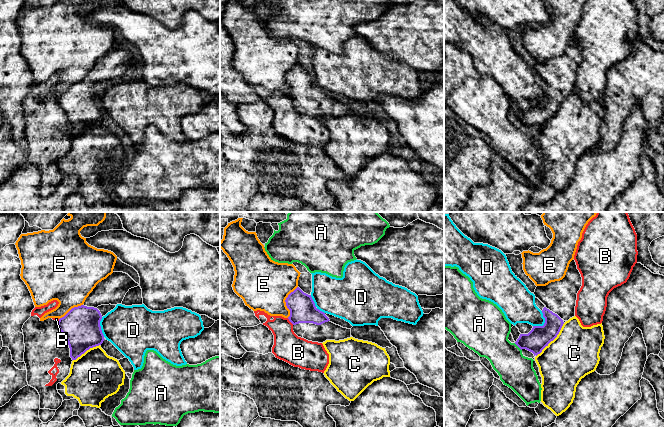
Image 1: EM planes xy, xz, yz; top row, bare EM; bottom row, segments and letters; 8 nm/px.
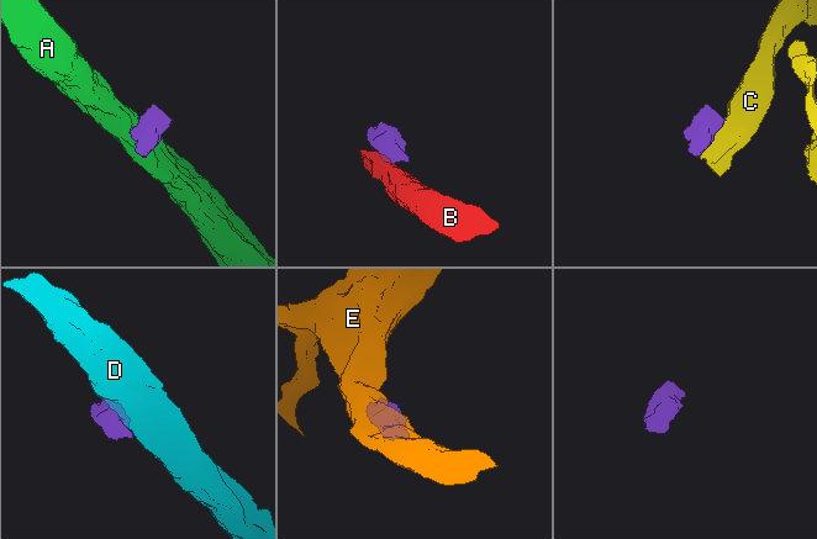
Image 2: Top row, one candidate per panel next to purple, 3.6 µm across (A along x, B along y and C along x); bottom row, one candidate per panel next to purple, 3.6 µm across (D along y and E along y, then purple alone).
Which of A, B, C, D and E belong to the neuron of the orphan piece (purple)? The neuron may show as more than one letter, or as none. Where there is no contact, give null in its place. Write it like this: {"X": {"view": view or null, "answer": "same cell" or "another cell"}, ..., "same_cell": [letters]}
{"A": {"view": "yz", "answer": "another cell"}, "B": {"view": "xz", "answer": "another cell"}, "C": {"view": "yz", "answer": "another cell"}, "D": {"view": "yz", "answer": "another cell"}, "E": {"view": "xz", "answer": "another cell"}, "same_cell": []}

